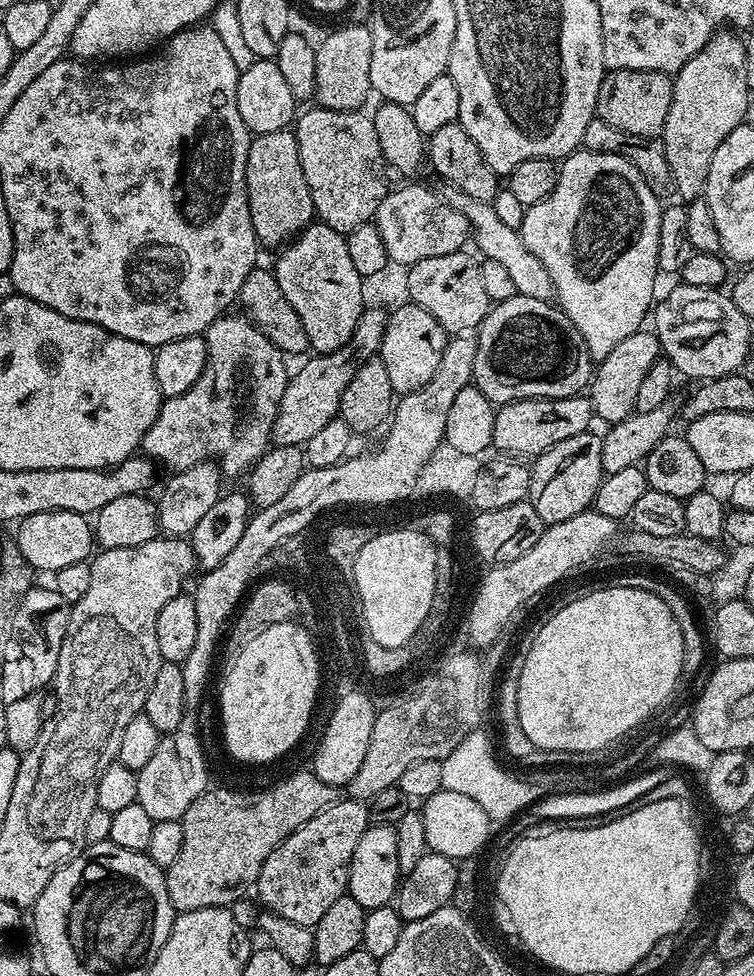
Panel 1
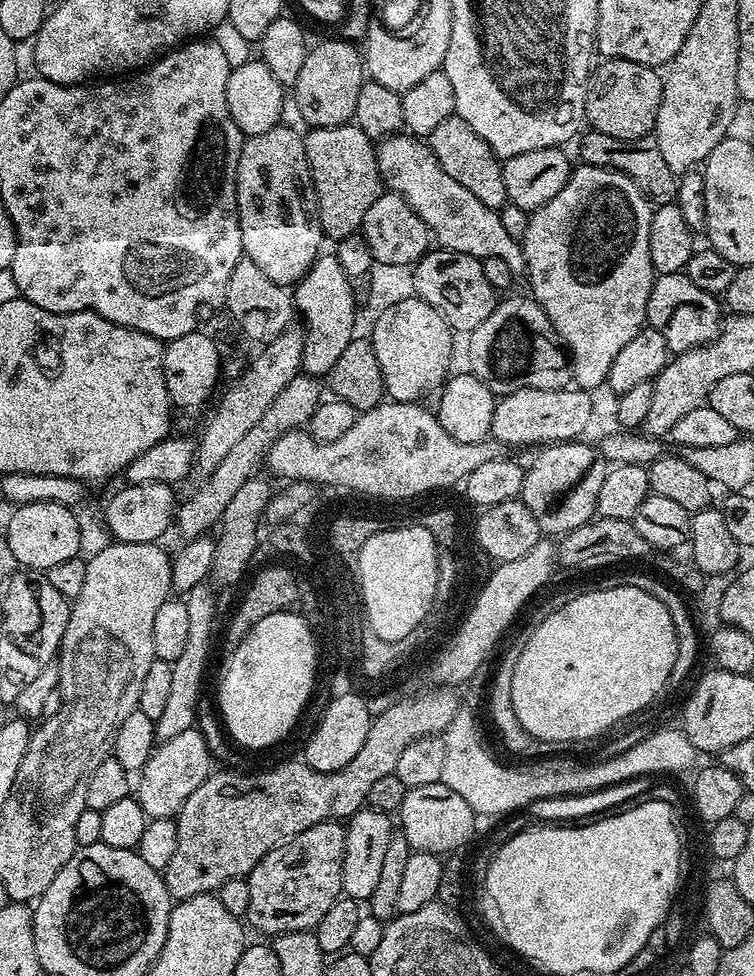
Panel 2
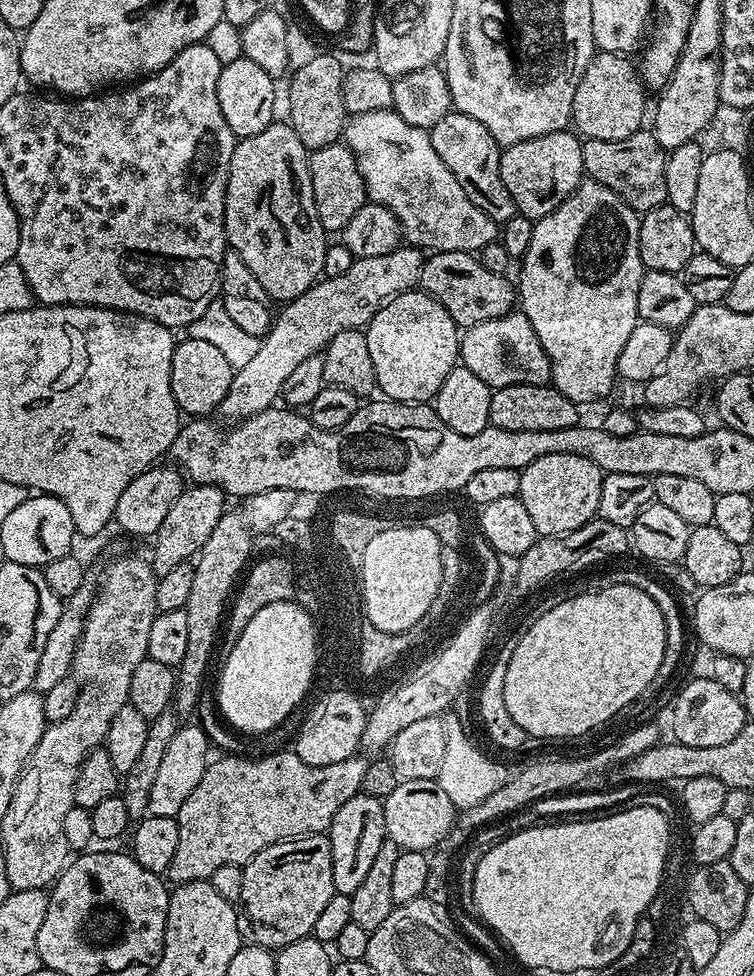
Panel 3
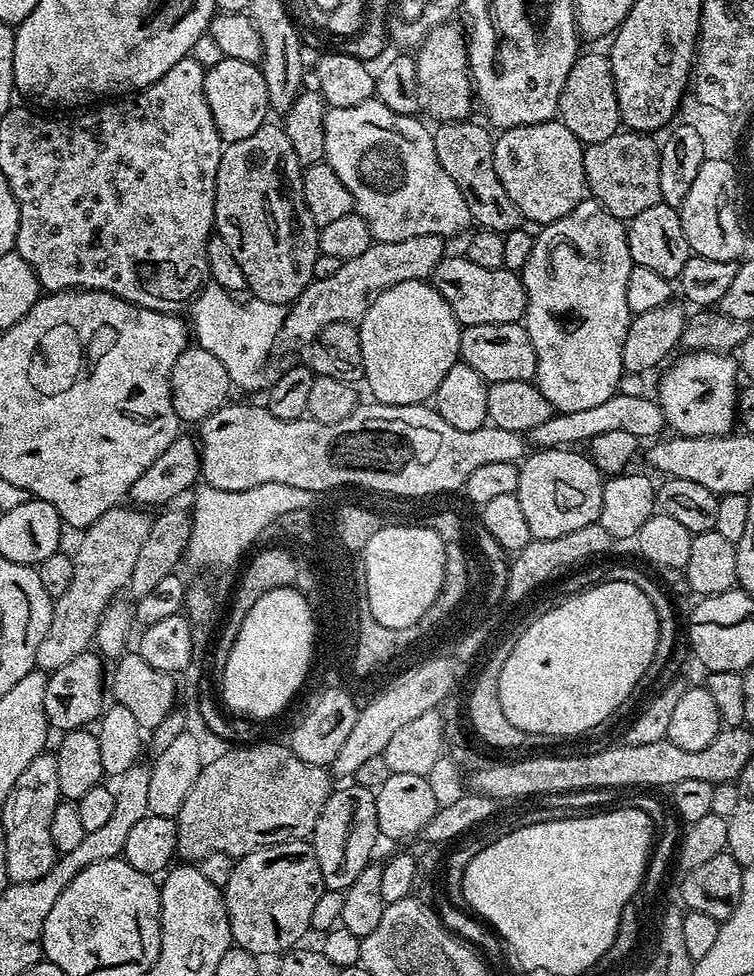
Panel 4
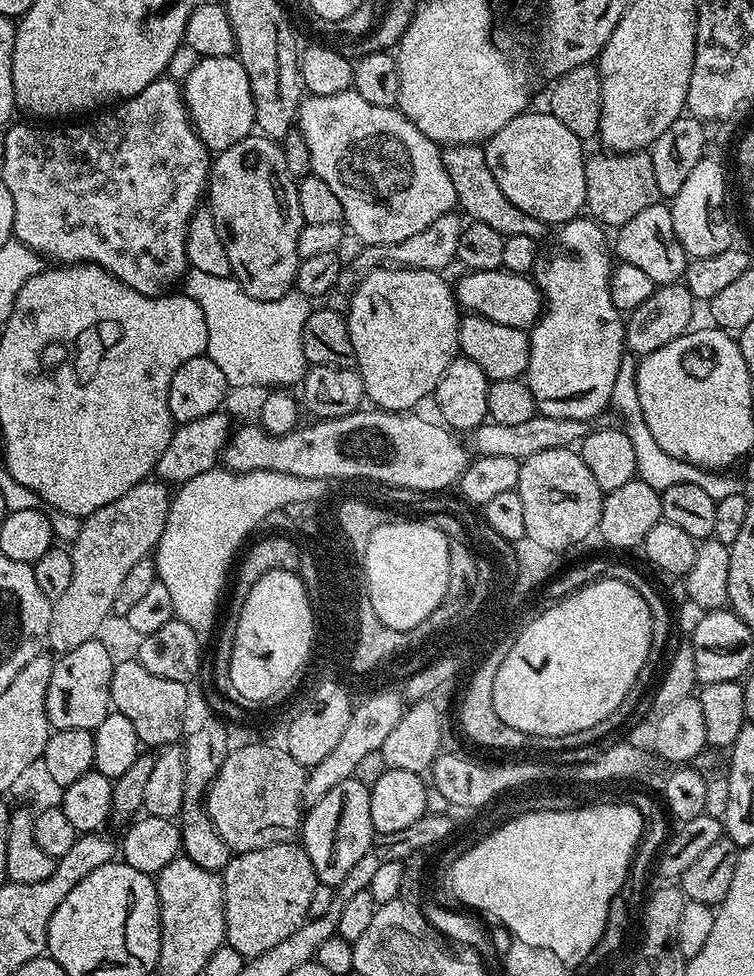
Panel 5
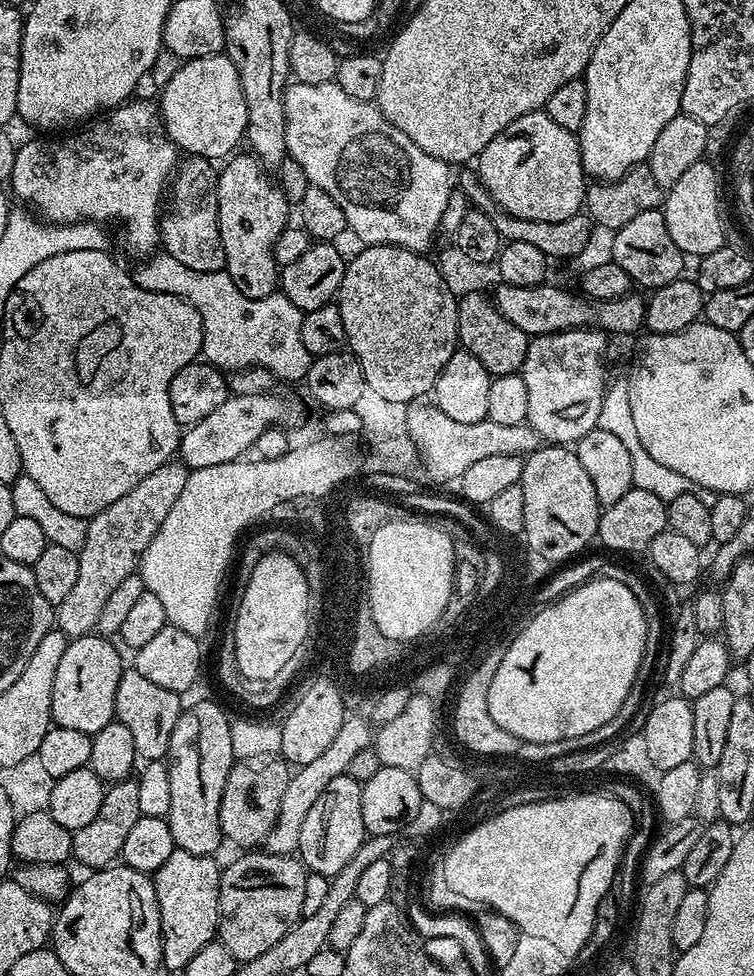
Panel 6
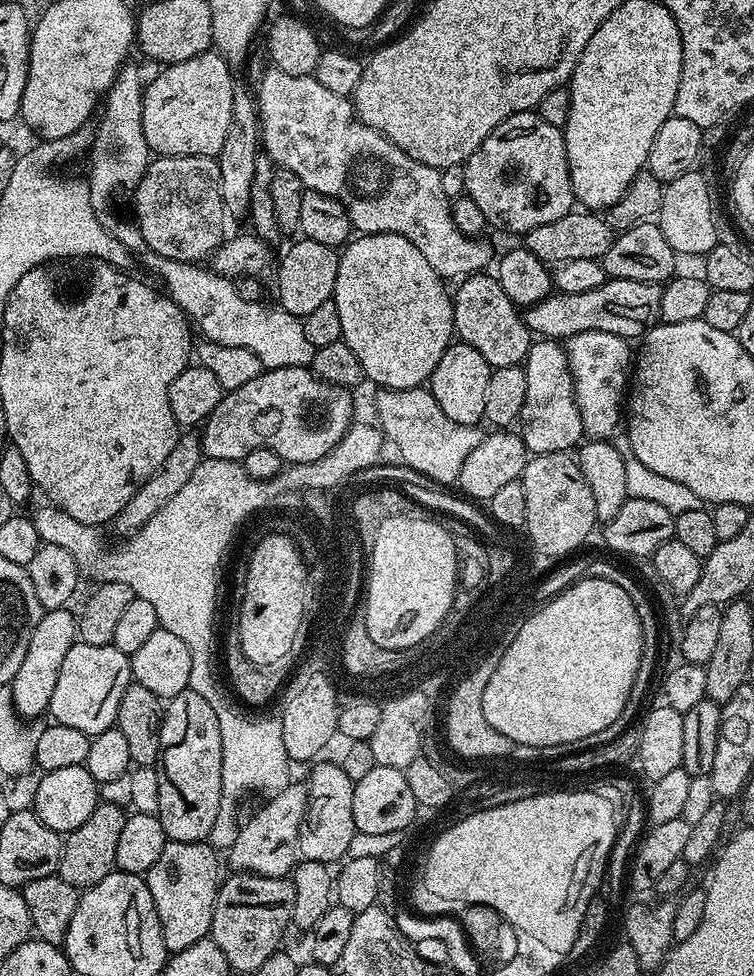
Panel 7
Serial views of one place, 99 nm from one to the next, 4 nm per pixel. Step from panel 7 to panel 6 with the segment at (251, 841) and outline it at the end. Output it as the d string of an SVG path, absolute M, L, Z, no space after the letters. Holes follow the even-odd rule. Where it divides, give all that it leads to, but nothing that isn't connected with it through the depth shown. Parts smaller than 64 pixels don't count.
M349 715L342 722L342 730L338 730L334 742L330 742L330 747L321 756L314 758L314 762L301 764L291 773L286 790L282 794L280 813L266 841L267 851L292 854L297 851L296 847L301 847L300 839L304 836L304 827L308 824L312 807L321 803L324 791L330 786L330 782L334 782L334 778L345 775L353 757L373 743L373 725L365 717L364 720L360 716Z

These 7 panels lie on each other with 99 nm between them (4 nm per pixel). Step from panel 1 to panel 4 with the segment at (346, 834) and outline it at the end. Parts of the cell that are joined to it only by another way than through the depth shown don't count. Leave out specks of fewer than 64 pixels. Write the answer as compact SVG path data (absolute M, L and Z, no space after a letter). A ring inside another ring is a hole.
M287 840L281 844L268 844L265 848L255 848L236 860L234 874L230 874L230 882L226 882L222 889L235 947L250 950L250 954L258 958L275 957L297 947L303 941L300 939L309 935L314 906L326 891L316 850L317 845L308 840Z

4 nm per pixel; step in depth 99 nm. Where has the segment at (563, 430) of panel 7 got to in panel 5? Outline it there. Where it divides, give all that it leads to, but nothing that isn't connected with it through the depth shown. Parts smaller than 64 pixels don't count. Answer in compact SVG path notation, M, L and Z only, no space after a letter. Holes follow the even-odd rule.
M591 218L570 220L553 232L556 233L552 241L539 249L534 269L536 286L544 297L544 309L540 319L530 329L530 362L526 383L534 394L539 415L592 422L604 407L607 409L612 403L614 378L617 377L619 362L626 353L626 320L614 306L614 298L610 294L614 260L609 245L608 248L604 245L605 229Z

